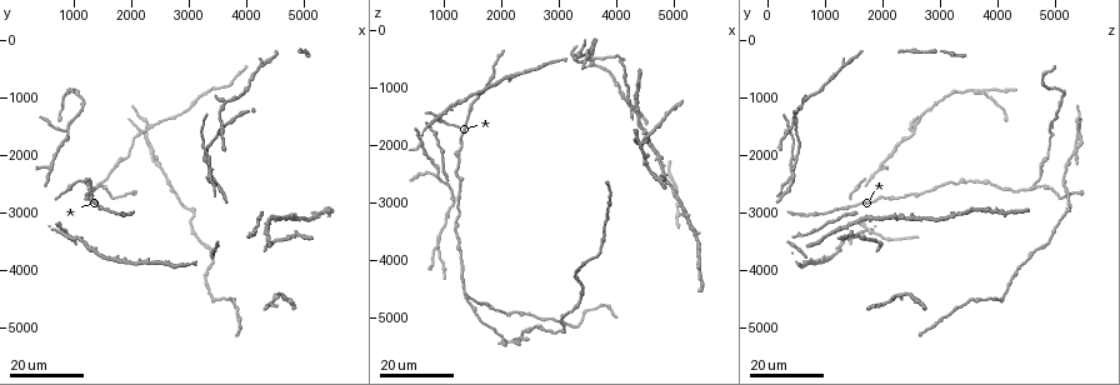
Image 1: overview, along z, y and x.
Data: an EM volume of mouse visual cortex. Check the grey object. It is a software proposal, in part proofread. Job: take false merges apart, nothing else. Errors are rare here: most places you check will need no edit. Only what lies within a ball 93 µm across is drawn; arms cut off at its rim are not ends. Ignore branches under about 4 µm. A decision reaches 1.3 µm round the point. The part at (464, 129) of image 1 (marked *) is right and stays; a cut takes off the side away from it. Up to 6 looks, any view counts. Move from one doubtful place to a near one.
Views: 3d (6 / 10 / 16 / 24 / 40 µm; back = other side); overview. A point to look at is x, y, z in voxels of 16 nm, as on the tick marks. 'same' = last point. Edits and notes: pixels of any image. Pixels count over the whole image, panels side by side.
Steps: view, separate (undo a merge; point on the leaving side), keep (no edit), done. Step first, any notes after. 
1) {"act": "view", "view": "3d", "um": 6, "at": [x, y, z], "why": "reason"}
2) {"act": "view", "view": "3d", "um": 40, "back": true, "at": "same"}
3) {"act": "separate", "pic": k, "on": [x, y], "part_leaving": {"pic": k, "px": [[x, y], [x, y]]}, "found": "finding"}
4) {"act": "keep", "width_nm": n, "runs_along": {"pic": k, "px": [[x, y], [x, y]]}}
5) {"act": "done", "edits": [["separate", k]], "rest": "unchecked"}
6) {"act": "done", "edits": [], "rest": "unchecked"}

{"act": "view", "view": "3d", "um": 16, "at": [900, 1600, 2500], "why": "branch point"}

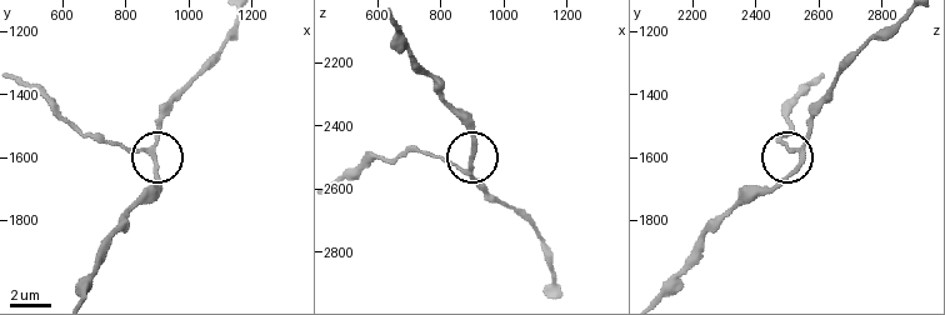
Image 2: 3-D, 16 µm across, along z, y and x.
{"act": "view", "view": "3d", "um": 6, "at": [870, 1580, 2540]}

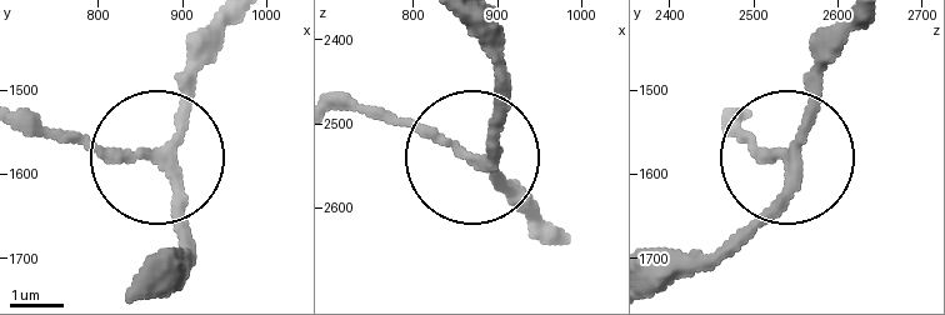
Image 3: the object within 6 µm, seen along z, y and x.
{"act": "keep", "width_nm": 190, "found": "continuous, no second neuron"}

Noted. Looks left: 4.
{"act": "view", "view": "3d", "um": 24, "at": [1400, 2550, 4600]}

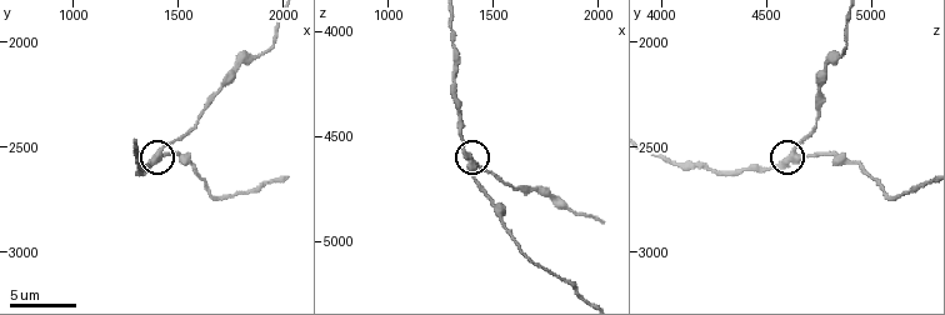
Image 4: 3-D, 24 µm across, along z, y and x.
{"act": "view", "view": "3d", "um": 6, "at": [1410, 2530, 4620]}

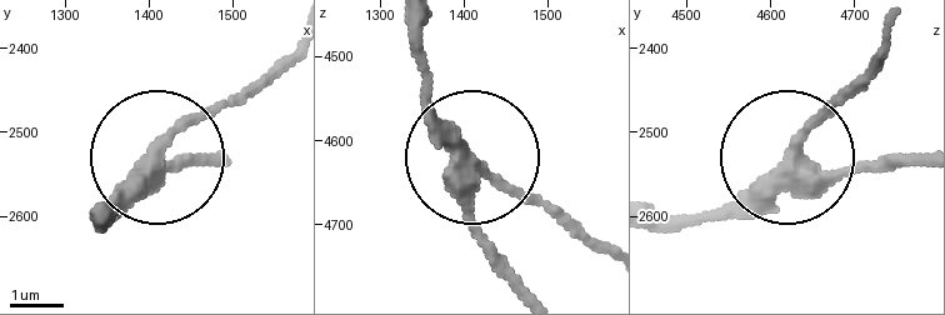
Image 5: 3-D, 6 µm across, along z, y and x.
{"act": "view", "view": "3d", "um": 6, "back": true, "at": [1405, 2530, 4635]}

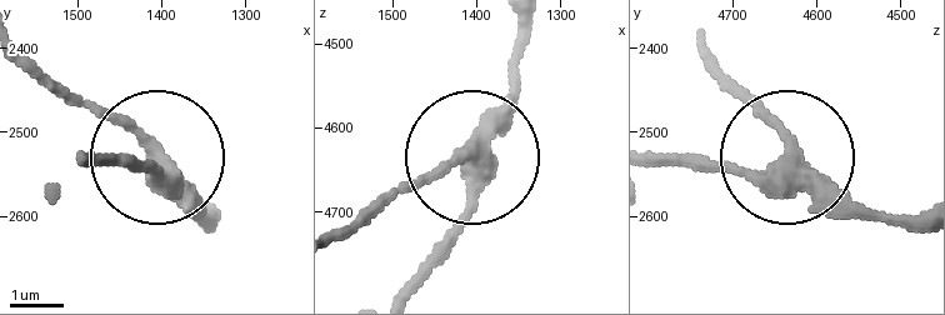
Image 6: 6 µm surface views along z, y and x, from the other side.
{"act": "keep", "width_nm": 330, "runs_along": {"pic": 6, "px": [[531, 25], [509, 119], [469, 173], [455, 240], [429, 276]]}, "found": "all the same neuron"}

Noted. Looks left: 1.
{"act": "done", "edits": [], "rest": "unchecked"}

